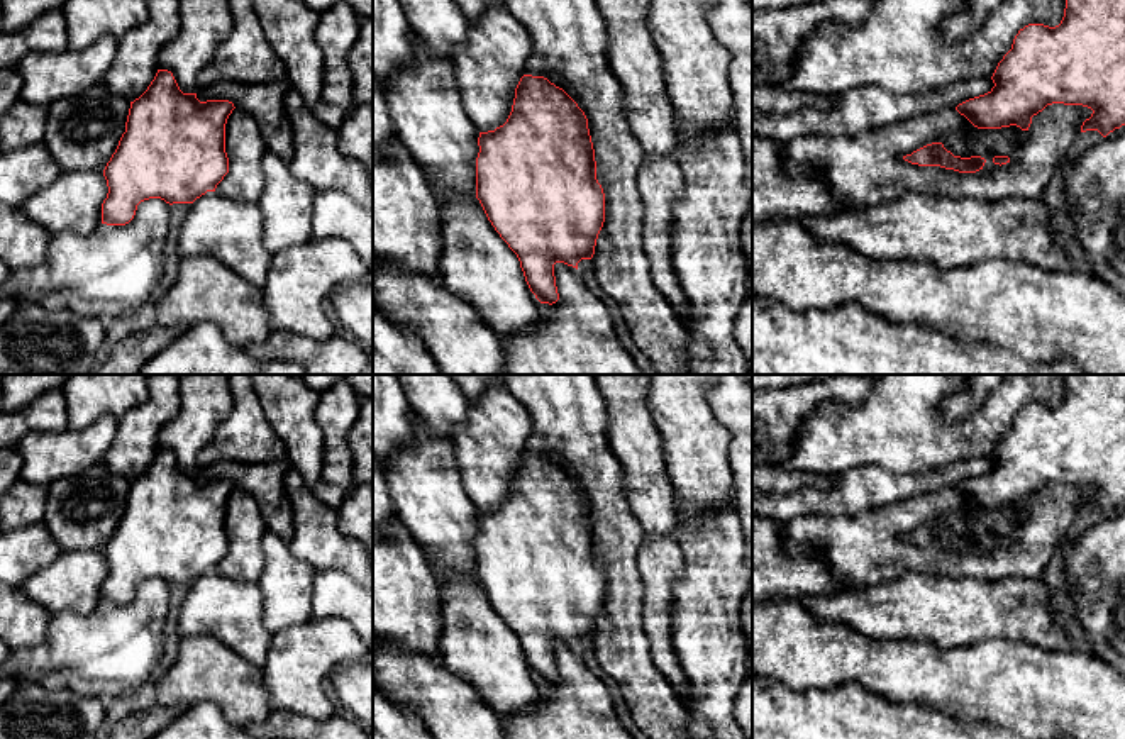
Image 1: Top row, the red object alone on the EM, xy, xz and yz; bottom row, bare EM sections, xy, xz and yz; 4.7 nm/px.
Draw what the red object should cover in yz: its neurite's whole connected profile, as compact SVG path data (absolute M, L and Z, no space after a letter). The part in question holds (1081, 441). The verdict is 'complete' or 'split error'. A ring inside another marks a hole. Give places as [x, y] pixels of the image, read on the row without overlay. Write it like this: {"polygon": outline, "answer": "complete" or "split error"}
{"polygon": "M1066 375L1064 397L1059 405L1028 403L1018 410L1011 429L998 442L995 466L979 476L956 486L978 508L1001 508L1017 505L1028 510L1032 497L1047 485L1083 485L1093 490L1081 505L1081 512L1098 510L1106 517L1125 505L1125 375Z", "answer": "complete"}

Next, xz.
{"polygon": "M524 454L507 502L479 512L478 525L476 578L517 634L530 671L540 683L552 685L559 680L554 644L578 649L581 639L591 639L605 602L588 498L562 468L544 456Z", "answer": "complete"}

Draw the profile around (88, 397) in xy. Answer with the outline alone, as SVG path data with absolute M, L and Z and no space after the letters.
M71 375L61 386L68 429L80 431L102 415L122 417L147 398L149 375Z

